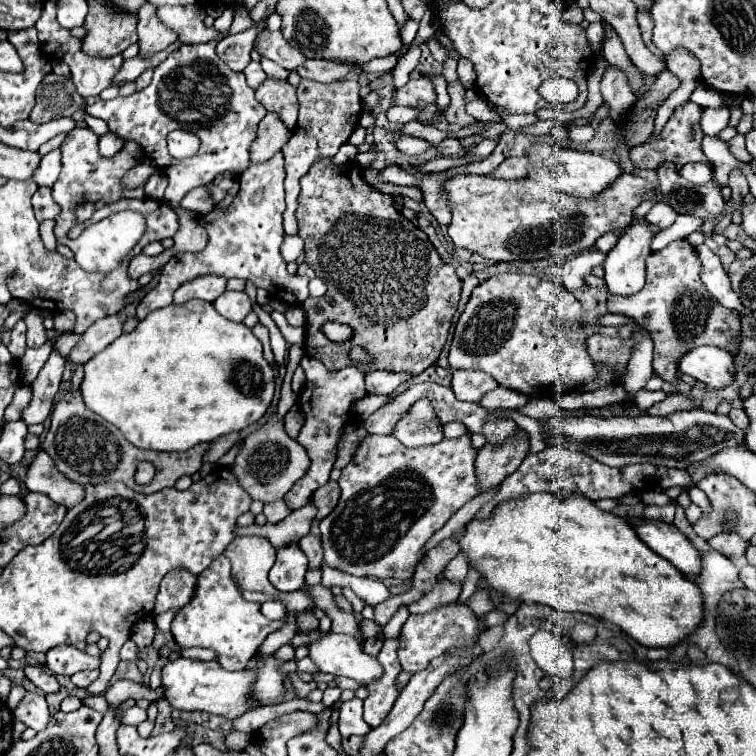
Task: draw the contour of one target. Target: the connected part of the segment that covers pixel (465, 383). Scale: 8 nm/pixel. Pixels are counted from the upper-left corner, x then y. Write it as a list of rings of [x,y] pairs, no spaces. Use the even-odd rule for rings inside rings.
[[[454,370],[452,376],[452,390],[458,400],[478,402],[486,392],[498,388],[498,382],[480,370]]]

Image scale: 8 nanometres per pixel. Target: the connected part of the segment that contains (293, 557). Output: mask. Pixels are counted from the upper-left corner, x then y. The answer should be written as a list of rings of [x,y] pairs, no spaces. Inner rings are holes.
[[[288,546],[278,550],[276,562],[270,570],[270,582],[280,592],[294,592],[304,586],[304,574],[308,570],[308,562],[298,546]]]

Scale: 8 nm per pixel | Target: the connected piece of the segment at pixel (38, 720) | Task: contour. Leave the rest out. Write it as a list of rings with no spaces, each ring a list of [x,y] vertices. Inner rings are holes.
[[[26,694],[22,702],[12,710],[16,720],[22,720],[28,728],[34,728],[36,732],[44,730],[50,722],[50,710],[40,694]]]

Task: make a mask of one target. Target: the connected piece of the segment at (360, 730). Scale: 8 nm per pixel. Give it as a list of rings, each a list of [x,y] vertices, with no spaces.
[[[352,698],[348,702],[342,702],[338,728],[340,728],[340,734],[346,736],[346,738],[354,736],[354,734],[364,736],[372,730],[362,718],[362,700],[360,698]]]

